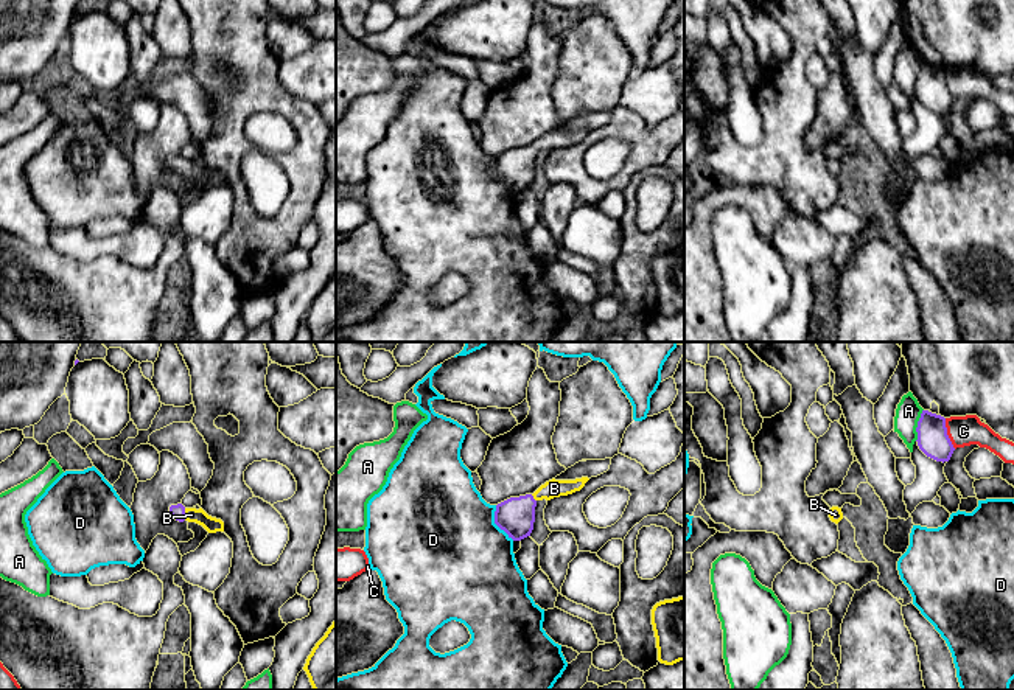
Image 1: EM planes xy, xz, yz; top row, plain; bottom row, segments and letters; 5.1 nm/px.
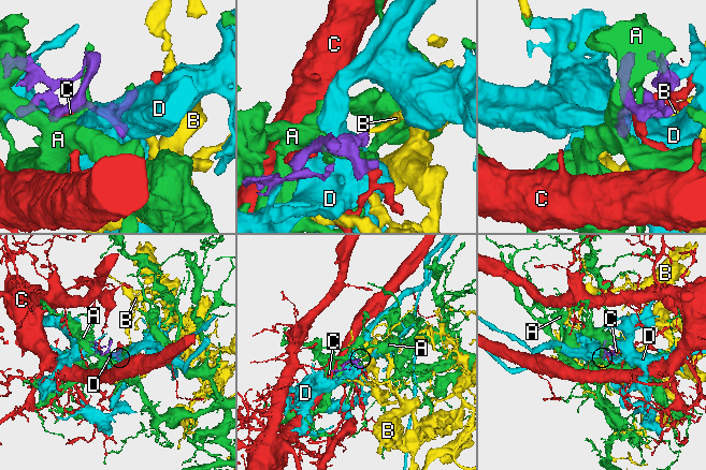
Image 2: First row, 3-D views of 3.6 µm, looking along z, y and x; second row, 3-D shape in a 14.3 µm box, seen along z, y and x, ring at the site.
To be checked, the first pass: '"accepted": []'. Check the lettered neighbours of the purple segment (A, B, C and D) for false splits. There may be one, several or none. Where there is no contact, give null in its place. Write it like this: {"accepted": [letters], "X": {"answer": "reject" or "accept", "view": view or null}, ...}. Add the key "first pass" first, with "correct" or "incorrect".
{"first pass": "incorrect", "accepted": ["B"], "A": {"answer": "reject", "view": "yz"}, "B": {"answer": "accept", "view": "xy"}, "C": {"answer": "reject", "view": "yz"}, "D": {"answer": "reject", "view": "xz"}}

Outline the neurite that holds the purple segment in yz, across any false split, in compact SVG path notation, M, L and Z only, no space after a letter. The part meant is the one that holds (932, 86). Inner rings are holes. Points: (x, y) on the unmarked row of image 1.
M922 62L918 73L918 98L936 113L949 113L955 99L947 87L946 70L928 62Z

